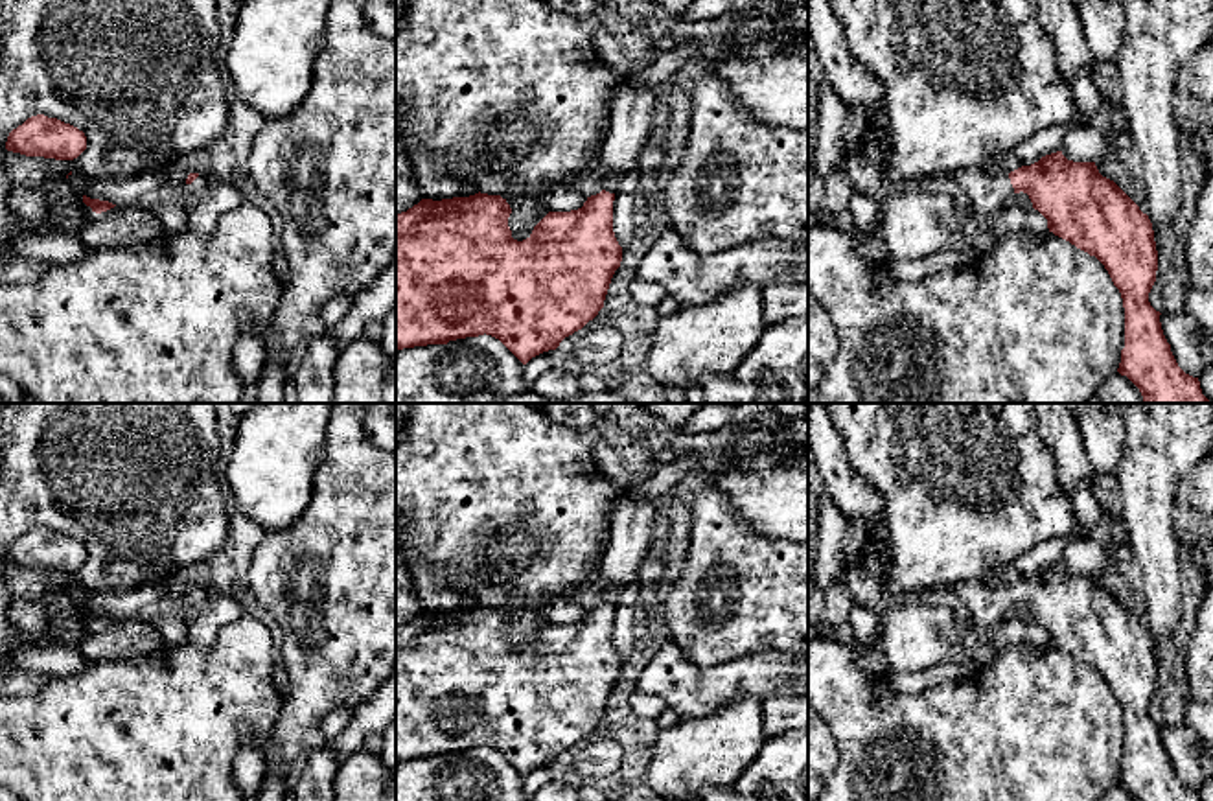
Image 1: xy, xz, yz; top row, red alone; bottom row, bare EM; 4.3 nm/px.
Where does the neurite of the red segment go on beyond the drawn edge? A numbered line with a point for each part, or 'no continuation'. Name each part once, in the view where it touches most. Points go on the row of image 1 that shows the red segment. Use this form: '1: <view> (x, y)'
1: yz (989, 196)

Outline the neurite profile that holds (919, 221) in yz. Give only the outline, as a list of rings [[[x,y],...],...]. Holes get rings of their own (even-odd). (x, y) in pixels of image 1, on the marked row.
[[[959,186],[885,190],[878,201],[891,258],[968,250],[983,221]]]

